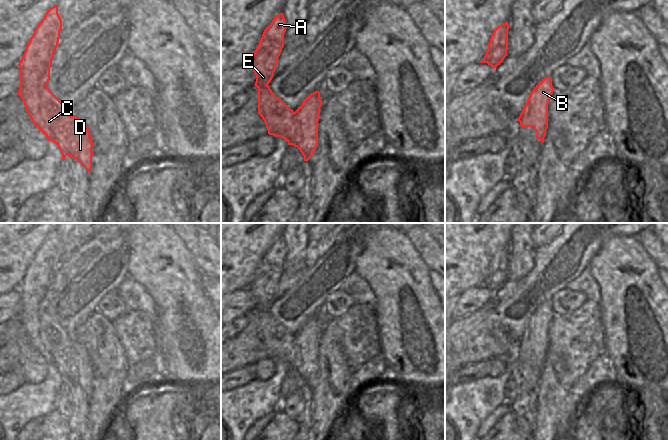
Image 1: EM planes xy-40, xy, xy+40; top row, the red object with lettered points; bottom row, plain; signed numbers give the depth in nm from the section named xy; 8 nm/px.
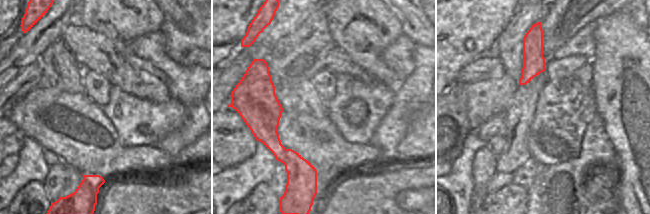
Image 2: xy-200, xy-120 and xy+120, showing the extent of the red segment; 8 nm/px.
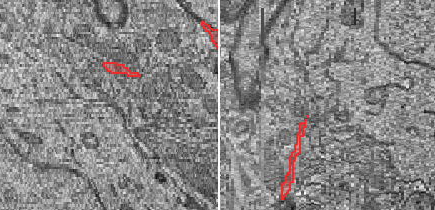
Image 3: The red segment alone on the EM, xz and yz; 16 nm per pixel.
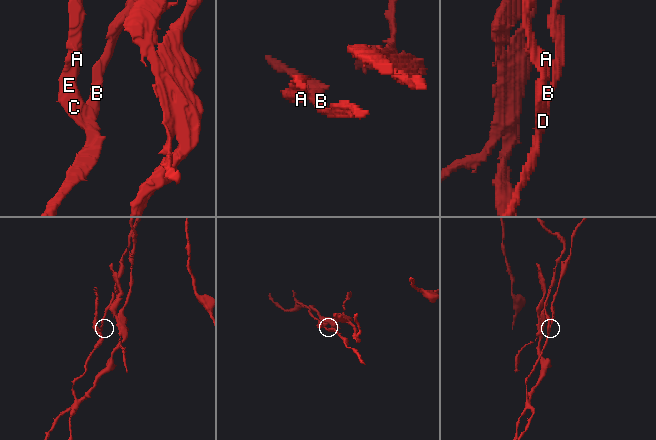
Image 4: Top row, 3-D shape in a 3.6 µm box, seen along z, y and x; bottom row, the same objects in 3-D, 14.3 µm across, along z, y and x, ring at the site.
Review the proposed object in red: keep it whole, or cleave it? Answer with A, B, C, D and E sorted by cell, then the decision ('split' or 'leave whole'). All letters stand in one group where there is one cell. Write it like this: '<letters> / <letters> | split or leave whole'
A C D E / B | split

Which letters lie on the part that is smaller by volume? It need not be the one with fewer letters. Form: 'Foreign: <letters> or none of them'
Foreign: B

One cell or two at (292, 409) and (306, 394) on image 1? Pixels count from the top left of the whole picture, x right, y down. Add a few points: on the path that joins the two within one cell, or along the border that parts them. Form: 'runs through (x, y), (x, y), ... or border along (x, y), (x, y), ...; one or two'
border along (298, 392), (303, 402), (303, 409), (295, 418); two

